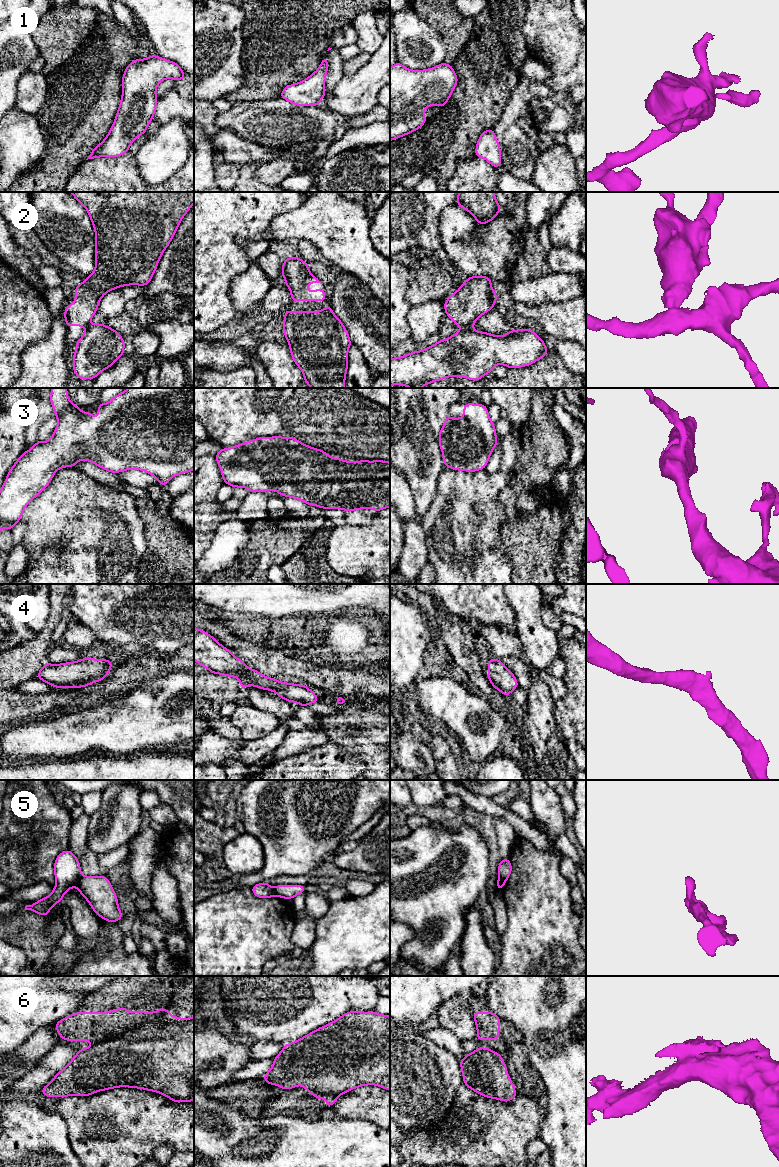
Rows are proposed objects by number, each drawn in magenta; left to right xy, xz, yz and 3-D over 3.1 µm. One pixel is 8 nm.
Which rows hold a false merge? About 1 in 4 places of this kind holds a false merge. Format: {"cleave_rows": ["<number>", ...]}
{"cleave_rows": ["2", "5"]}

